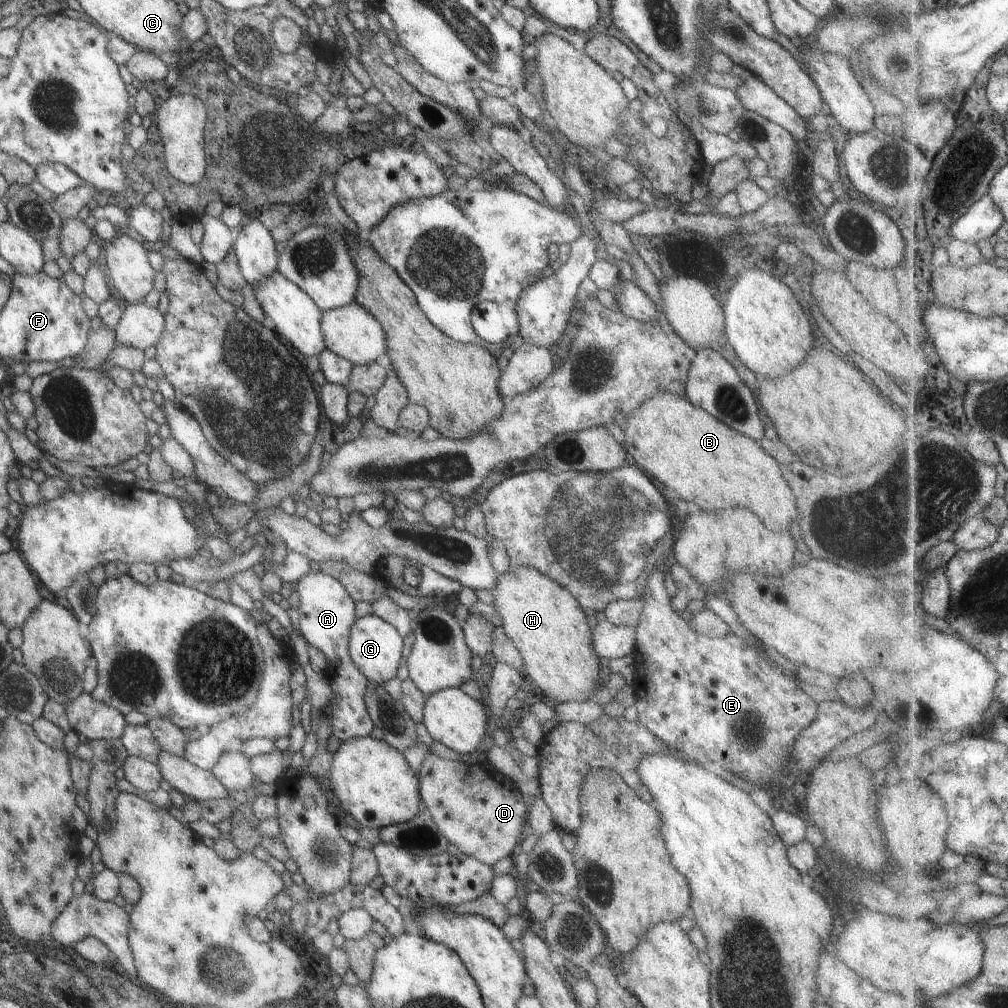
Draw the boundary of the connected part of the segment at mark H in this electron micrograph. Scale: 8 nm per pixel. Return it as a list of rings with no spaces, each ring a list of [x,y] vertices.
[[[513,566],[497,574],[497,580],[489,592],[494,598],[493,612],[495,610],[500,617],[499,628],[503,630],[505,638],[515,646],[523,662],[522,675],[531,678],[542,695],[559,703],[582,702],[589,698],[593,690],[600,688],[600,678],[605,674],[604,664],[597,660],[591,650],[591,630],[586,624],[583,612],[563,586],[539,574],[539,570],[533,570],[529,566]]]

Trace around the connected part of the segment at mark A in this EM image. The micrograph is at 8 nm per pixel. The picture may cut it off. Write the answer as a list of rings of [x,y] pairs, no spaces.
[[[311,569],[299,576],[290,586],[291,590],[297,593],[299,600],[296,608],[299,636],[307,644],[319,650],[328,662],[325,674],[327,674],[327,684],[333,692],[330,702],[334,706],[329,710],[331,735],[341,742],[353,736],[368,736],[374,727],[363,701],[367,680],[353,666],[347,652],[351,624],[356,620],[353,614],[353,600],[347,596],[347,592],[337,580],[319,571],[314,573]]]

